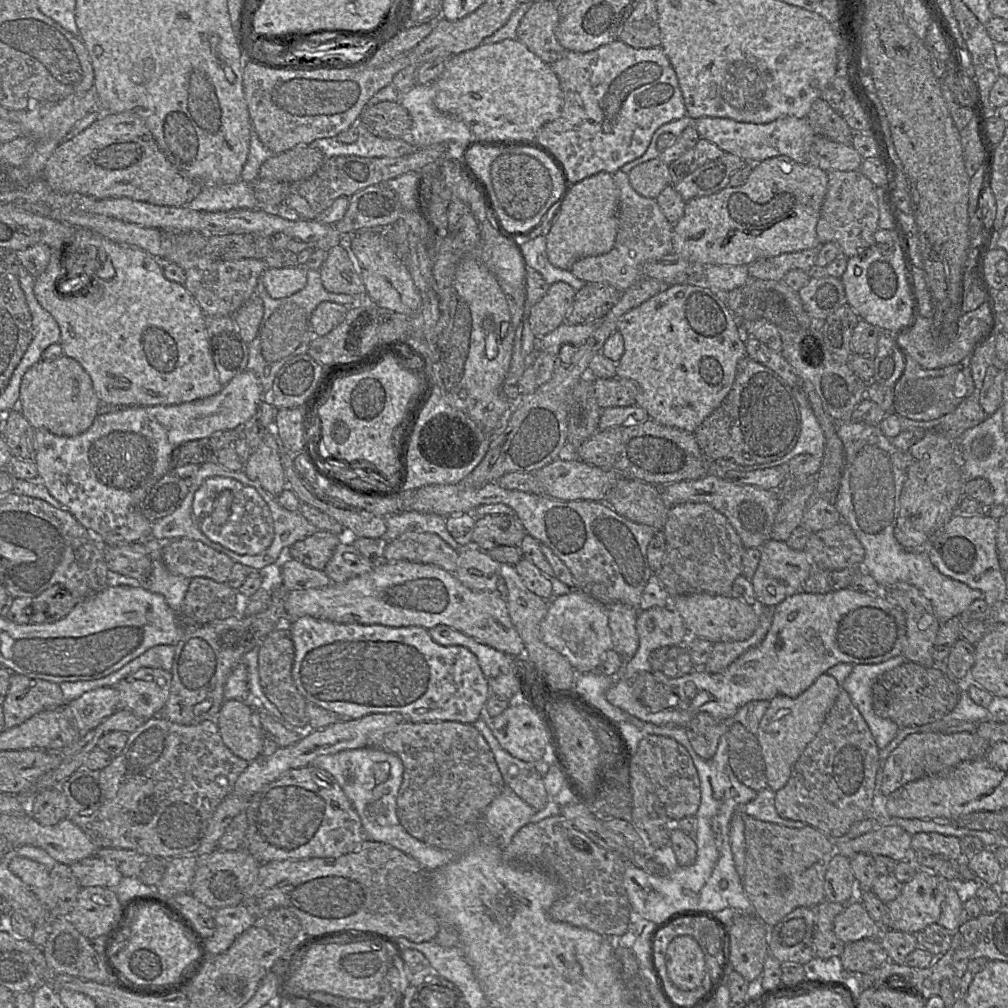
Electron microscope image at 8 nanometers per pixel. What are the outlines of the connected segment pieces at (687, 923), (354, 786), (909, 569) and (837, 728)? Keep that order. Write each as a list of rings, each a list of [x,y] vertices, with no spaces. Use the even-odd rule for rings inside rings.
[[[682,917],[659,931],[655,939],[655,959],[665,960],[669,943],[678,936],[690,936],[700,945],[710,982],[715,981],[724,955],[721,930],[705,917]]]
[[[376,748],[346,749],[320,755],[311,764],[329,772],[338,782],[360,817],[366,839],[388,844],[417,860],[432,872],[456,860],[460,854],[450,849],[436,848],[410,835],[397,817],[397,795],[403,779],[403,763],[390,752]]]
[[[855,421],[839,422],[836,423],[836,433],[843,445],[844,467],[834,505],[841,515],[841,522],[851,527],[865,549],[862,565],[865,572],[869,573],[882,587],[898,582],[915,586],[930,600],[940,624],[962,613],[972,613],[969,612],[971,603],[984,599],[983,592],[940,573],[931,562],[927,550],[907,551],[895,538],[894,529],[900,510],[900,496],[911,461],[908,451],[903,452],[897,449],[891,439],[881,432],[879,425],[868,425]]]
[[[840,688],[838,697],[828,711],[820,730],[794,764],[786,784],[775,792],[776,812],[781,818],[804,822],[821,831],[830,839],[842,838],[854,823],[865,818],[876,821],[873,794],[879,767],[879,752],[880,749],[877,747],[864,718],[849,694]]]

